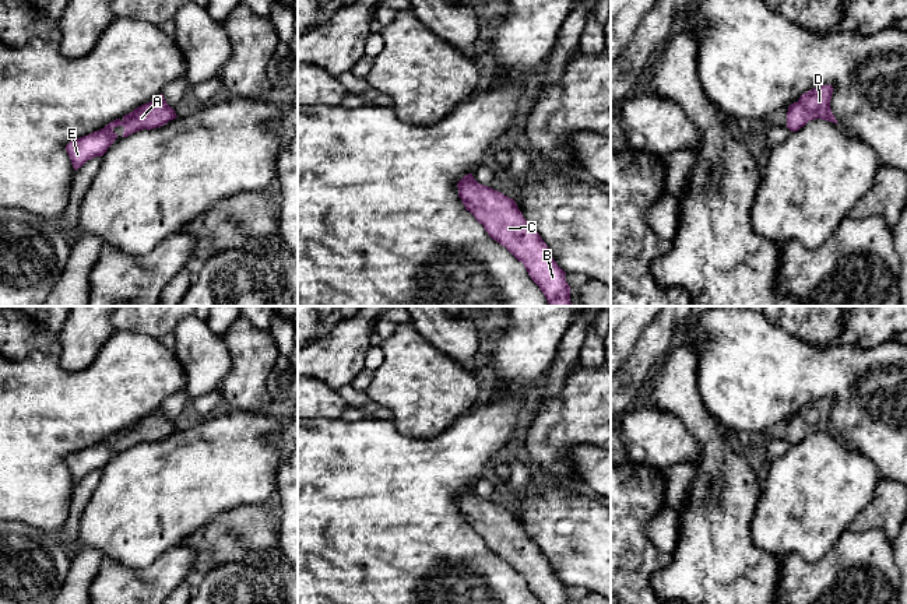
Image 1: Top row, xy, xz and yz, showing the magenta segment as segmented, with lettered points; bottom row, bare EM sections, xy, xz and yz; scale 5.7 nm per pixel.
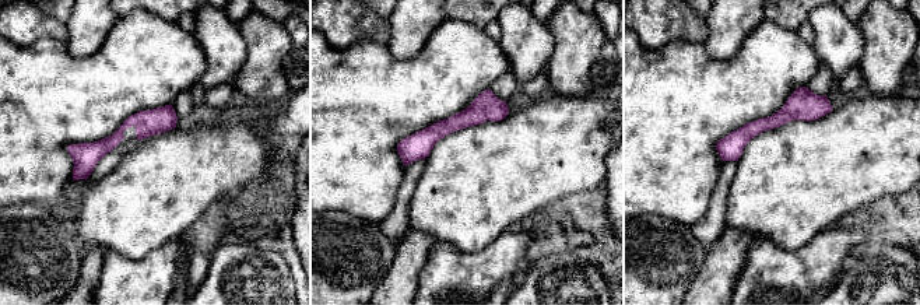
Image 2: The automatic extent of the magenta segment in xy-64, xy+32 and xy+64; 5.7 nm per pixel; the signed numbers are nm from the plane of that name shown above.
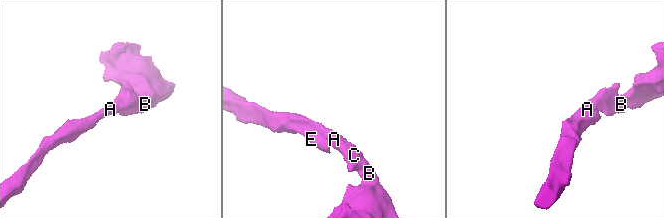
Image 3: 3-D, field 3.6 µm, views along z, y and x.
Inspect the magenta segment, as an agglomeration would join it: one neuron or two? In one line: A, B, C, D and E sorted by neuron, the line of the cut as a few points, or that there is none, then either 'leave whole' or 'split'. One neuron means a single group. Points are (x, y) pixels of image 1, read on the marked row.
groups A B C D E; cut none; leave whole

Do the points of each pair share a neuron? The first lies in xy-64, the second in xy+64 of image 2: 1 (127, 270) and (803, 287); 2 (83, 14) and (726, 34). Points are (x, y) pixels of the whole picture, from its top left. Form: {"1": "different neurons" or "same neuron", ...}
{"1": "same neuron", "2": "same neuron"}

